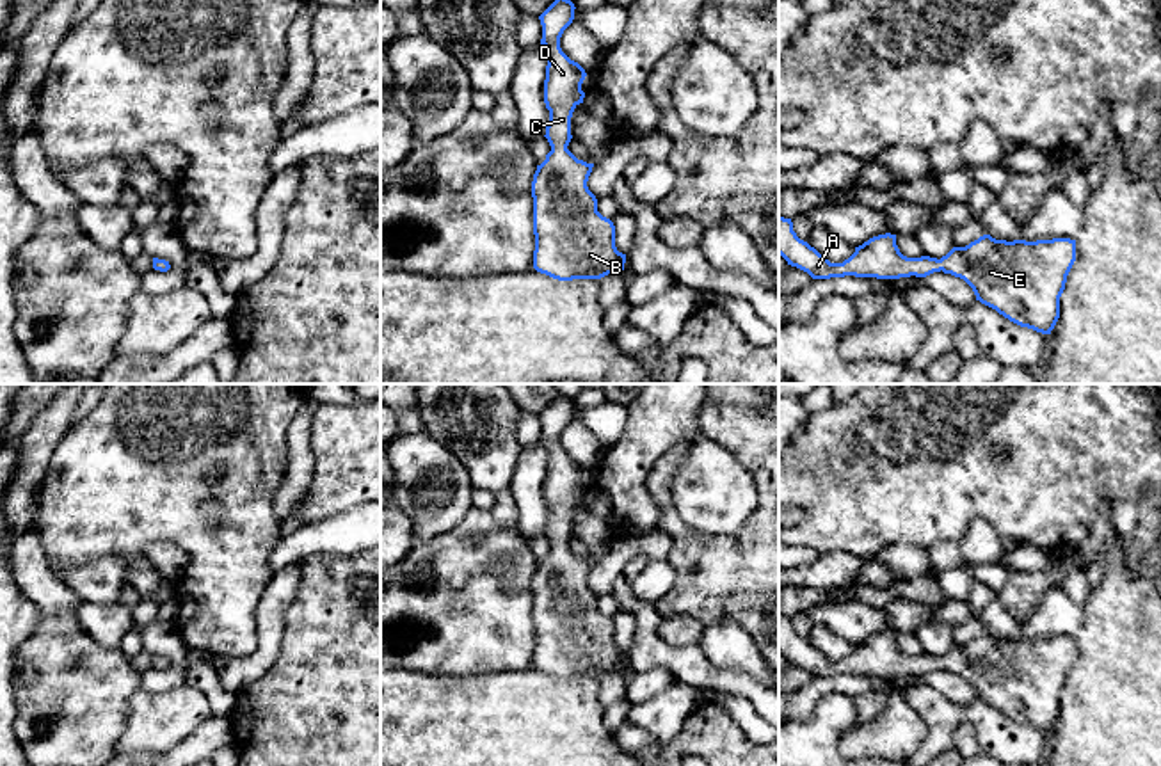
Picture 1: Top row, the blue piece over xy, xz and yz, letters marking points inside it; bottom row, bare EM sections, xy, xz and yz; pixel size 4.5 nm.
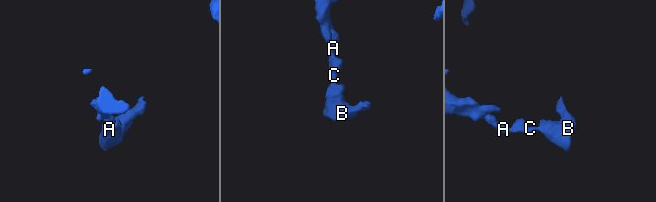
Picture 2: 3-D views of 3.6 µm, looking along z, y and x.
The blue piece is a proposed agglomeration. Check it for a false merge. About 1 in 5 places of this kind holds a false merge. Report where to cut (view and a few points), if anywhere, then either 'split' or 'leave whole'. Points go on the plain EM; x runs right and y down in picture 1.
no cut; leave whole

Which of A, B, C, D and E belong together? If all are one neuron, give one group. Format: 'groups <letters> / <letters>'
groups A B C D E

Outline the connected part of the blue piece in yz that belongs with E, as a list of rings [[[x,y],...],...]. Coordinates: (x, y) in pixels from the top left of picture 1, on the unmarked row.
[[[779,615],[779,652],[813,677],[926,675],[942,668],[964,677],[976,698],[1010,720],[1051,732],[1060,716],[1060,695],[1067,674],[1076,659],[1076,638],[1006,640],[983,633],[965,645],[953,645],[937,658],[903,654],[896,643],[896,633],[885,631],[855,645],[843,661],[830,661],[797,634],[791,617]]]

